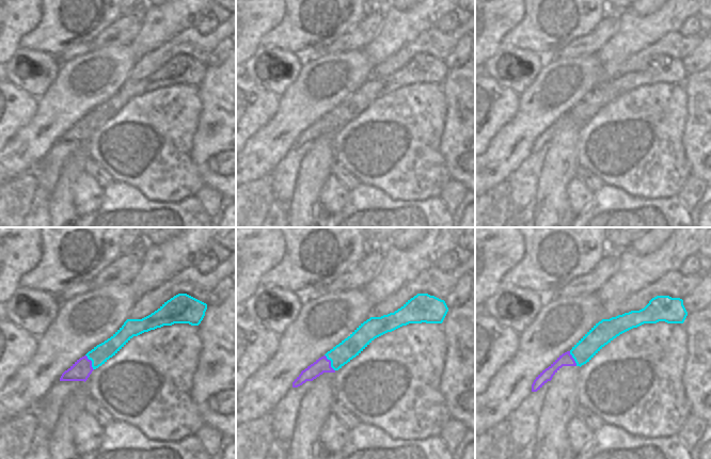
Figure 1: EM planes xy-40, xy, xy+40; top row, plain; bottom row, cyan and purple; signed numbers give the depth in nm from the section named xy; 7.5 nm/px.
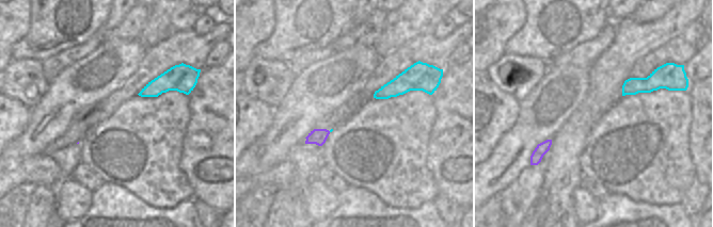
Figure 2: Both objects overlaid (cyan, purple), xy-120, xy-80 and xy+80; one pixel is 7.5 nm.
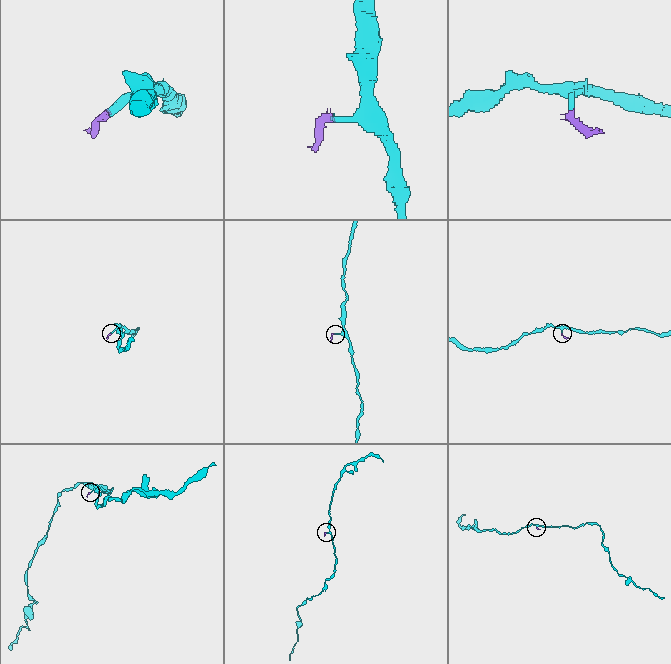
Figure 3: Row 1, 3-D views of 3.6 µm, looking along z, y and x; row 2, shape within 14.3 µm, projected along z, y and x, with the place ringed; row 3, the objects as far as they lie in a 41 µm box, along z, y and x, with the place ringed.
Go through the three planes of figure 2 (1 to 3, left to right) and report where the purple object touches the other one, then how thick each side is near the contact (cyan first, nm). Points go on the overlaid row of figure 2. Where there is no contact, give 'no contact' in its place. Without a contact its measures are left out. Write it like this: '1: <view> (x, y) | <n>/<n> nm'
1: no contact
2: no contact
3: no contact

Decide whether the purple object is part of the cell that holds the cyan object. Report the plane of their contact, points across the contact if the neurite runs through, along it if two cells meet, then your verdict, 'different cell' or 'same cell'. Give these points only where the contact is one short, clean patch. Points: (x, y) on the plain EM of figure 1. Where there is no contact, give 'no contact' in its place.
meets cyan in xy; border along xy (325, 115), (334, 131); different cell

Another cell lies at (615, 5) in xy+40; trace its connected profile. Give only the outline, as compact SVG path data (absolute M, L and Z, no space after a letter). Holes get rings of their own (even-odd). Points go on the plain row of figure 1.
M606 0L606 4L611 12L620 12L630 10L635 1L637 0Z

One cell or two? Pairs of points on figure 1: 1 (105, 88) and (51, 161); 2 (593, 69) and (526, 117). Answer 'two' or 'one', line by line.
1: two
2: one

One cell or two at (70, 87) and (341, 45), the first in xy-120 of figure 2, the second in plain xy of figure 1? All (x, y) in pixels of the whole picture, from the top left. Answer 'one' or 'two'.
two

